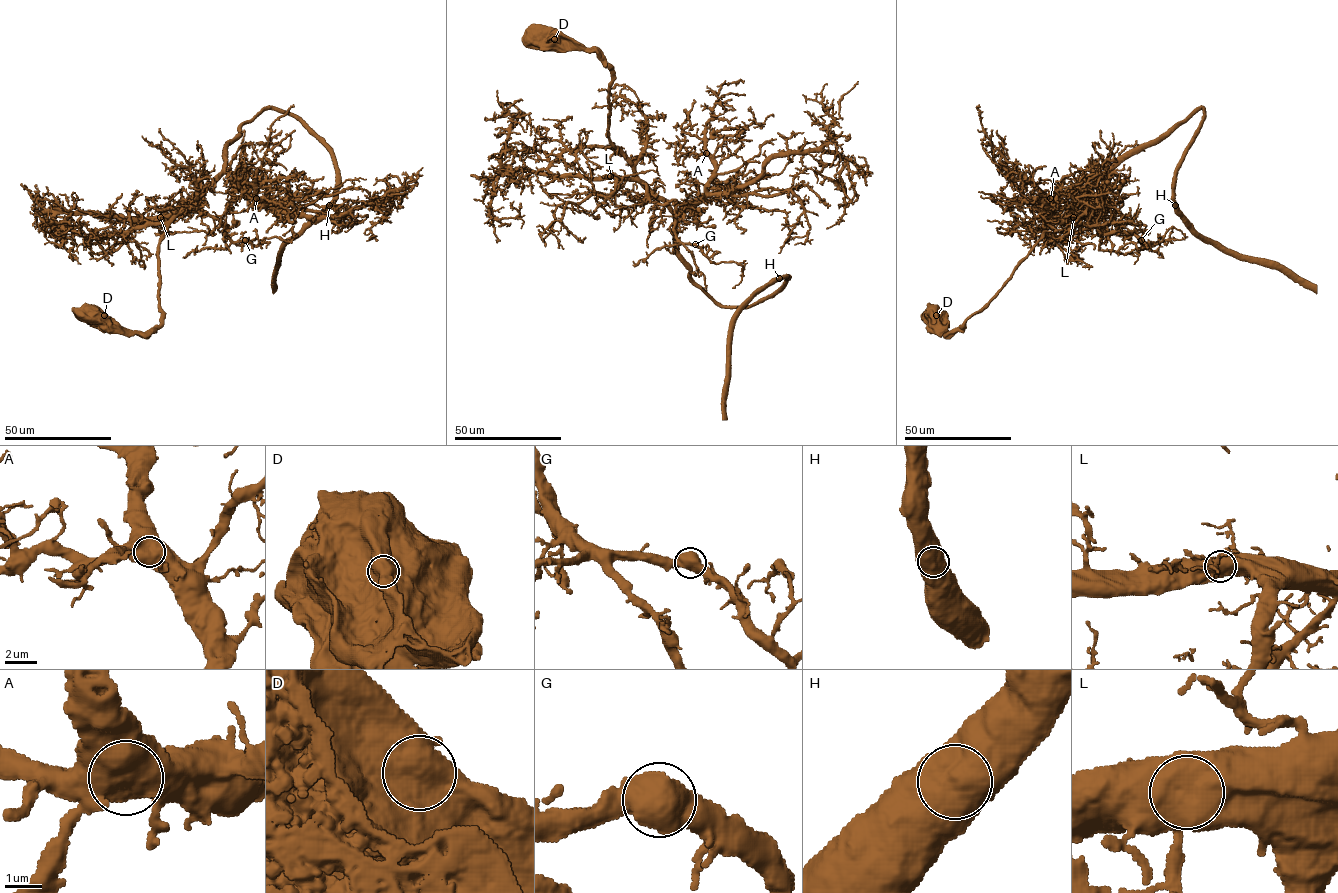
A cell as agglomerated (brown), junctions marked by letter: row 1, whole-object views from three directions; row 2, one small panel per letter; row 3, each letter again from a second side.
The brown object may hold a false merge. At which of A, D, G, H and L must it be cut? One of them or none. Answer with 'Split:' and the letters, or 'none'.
Split: none

